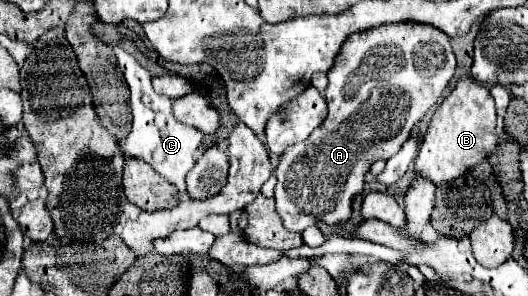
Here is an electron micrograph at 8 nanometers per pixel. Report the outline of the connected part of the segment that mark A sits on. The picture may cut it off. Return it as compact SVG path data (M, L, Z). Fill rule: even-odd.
M392 22L392 24L382 24L382 26L376 26L374 30L364 30L362 34L352 34L350 38L346 38L346 42L342 44L342 50L336 54L334 58L334 66L328 70L328 88L324 92L326 96L326 102L328 102L328 116L326 120L322 122L322 126L318 126L318 130L314 130L310 134L310 138L306 142L300 142L300 144L294 144L290 146L282 158L280 158L280 164L276 168L276 178L278 178L278 184L276 184L276 210L278 214L282 216L284 220L284 226L288 230L294 230L294 232L302 232L306 230L308 226L316 226L320 222L326 222L330 226L334 224L340 224L344 220L350 218L352 210L350 210L350 202L352 198L362 192L364 188L364 176L366 172L370 170L370 166L376 162L376 160L388 160L392 158L400 148L402 144L408 140L412 128L424 118L424 114L428 112L428 108L432 104L436 104L436 100L440 98L442 90L448 86L448 82L452 80L454 76L454 68L456 68L456 58L452 54L452 48L450 48L450 36L442 34L440 30L434 30L434 26L418 26L418 22Z

